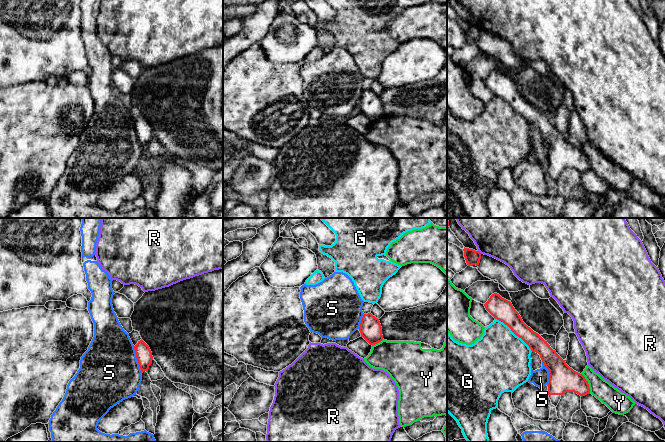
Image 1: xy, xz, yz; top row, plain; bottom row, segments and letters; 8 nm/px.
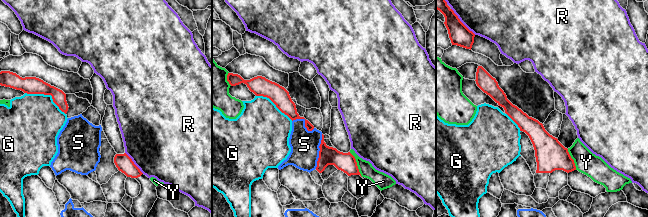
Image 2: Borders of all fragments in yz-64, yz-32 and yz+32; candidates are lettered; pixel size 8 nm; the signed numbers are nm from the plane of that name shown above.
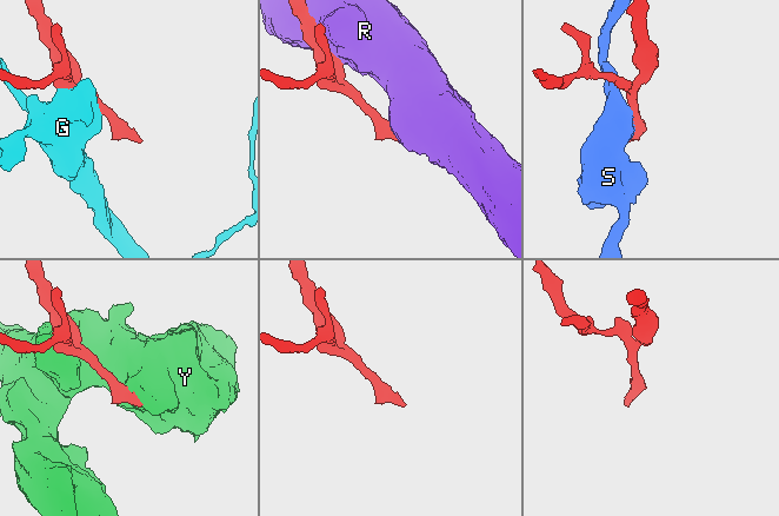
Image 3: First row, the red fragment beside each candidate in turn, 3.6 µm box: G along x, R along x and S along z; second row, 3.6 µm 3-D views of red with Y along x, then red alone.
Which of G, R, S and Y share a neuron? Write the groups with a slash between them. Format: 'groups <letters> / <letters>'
groups G / R / S / Y

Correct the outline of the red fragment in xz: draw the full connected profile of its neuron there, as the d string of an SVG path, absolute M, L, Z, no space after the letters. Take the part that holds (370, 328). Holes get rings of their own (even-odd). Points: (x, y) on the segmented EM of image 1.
M371 313L363 315L359 331L361 333L361 337L363 337L372 346L383 340L380 321Z

